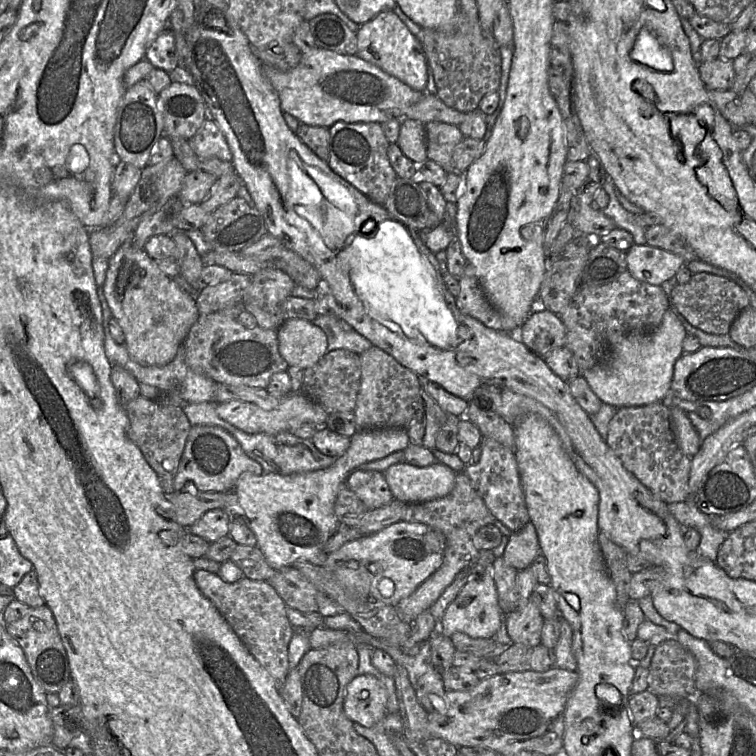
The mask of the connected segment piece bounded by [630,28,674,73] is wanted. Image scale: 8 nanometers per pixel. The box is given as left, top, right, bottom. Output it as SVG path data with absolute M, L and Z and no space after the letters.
M647 28L639 32L630 57L633 61L660 72L671 73L674 69L670 53L660 45L655 35Z

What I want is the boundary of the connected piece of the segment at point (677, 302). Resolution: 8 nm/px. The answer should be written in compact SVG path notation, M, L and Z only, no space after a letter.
M701 272L693 274L687 283L673 287L670 304L693 327L709 334L726 335L733 321L750 306L750 299L742 287L734 281Z

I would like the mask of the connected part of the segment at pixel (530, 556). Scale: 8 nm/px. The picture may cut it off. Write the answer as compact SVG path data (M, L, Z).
M529 521L509 537L502 557L509 566L520 571L530 567L539 554L540 546L536 529Z

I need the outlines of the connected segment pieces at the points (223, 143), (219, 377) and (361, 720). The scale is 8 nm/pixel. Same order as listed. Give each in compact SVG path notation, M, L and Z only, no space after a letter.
M213 119L205 120L189 141L200 159L219 159L228 162L233 159L226 137Z
M214 312L197 318L181 347L184 351L187 366L194 372L204 375L216 383L266 389L272 375L287 371L289 367L279 353L277 334L277 330L263 329L258 326L247 329L239 324L235 317L221 312Z
M370 674L357 675L345 689L343 710L353 722L372 727L387 714L387 690Z

